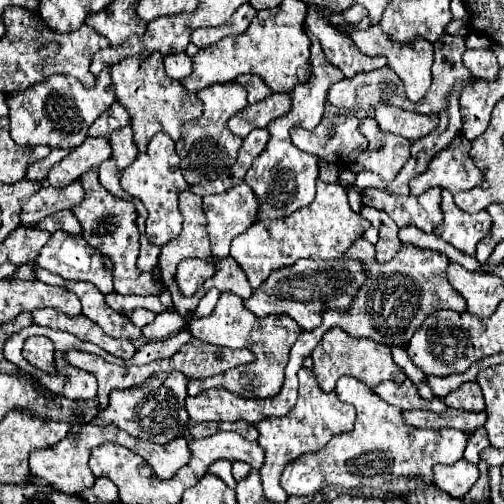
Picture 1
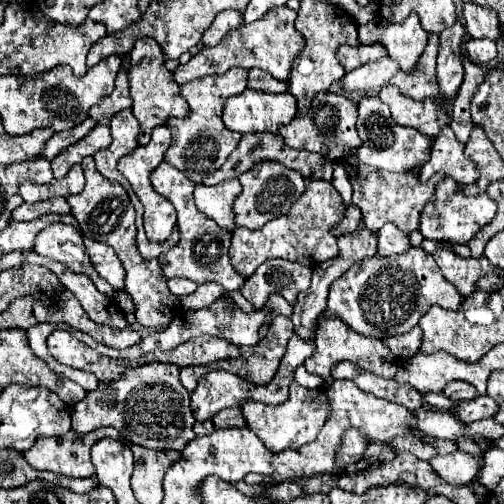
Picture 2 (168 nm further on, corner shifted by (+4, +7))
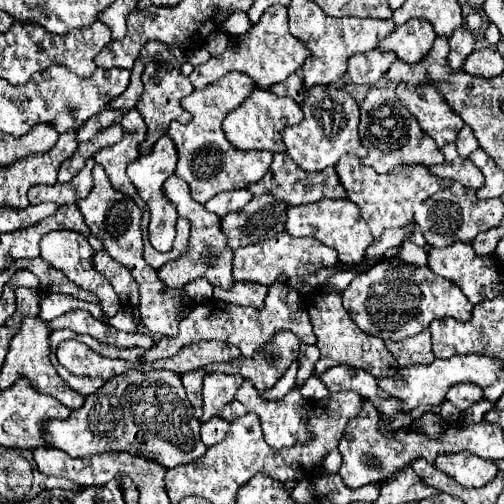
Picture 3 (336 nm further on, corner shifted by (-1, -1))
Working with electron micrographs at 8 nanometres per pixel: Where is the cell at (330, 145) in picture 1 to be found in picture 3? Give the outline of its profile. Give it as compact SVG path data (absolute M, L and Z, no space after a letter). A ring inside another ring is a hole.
M313 86L305 94L301 110L305 114L301 124L283 128L283 142L287 146L287 154L299 168L307 172L319 172L335 166L337 160L347 152L359 158L367 156L367 149L361 144L358 133L359 108L351 94L333 86Z

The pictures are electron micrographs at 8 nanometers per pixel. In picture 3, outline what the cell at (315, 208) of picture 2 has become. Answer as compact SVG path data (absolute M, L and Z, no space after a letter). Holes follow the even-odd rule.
M281 232L275 238L265 240L263 244L251 244L247 248L235 250L233 278L271 286L277 280L277 276L287 276L287 278L307 276L307 274L313 274L313 272L333 266L333 264L337 264L335 250L321 244L317 238L311 238L311 236L309 238L293 238L287 232Z

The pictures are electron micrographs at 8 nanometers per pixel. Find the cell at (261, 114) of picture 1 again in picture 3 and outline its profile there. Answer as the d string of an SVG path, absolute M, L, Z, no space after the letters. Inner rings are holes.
M253 88L251 96L229 116L223 120L223 132L227 140L239 148L239 150L269 150L269 152L285 152L285 144L281 138L281 130L293 124L299 124L303 120L301 106L287 98L277 96L269 88Z

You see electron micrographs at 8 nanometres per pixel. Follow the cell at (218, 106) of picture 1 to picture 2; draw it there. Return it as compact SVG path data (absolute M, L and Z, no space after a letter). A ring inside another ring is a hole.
M232 68L222 76L204 76L198 80L190 80L182 86L182 96L190 104L190 114L186 118L170 118L166 126L172 130L172 144L166 150L166 162L184 172L192 182L200 184L202 178L218 170L226 158L236 148L240 134L232 132L222 122L222 110L230 96L246 90L248 74L244 68Z

